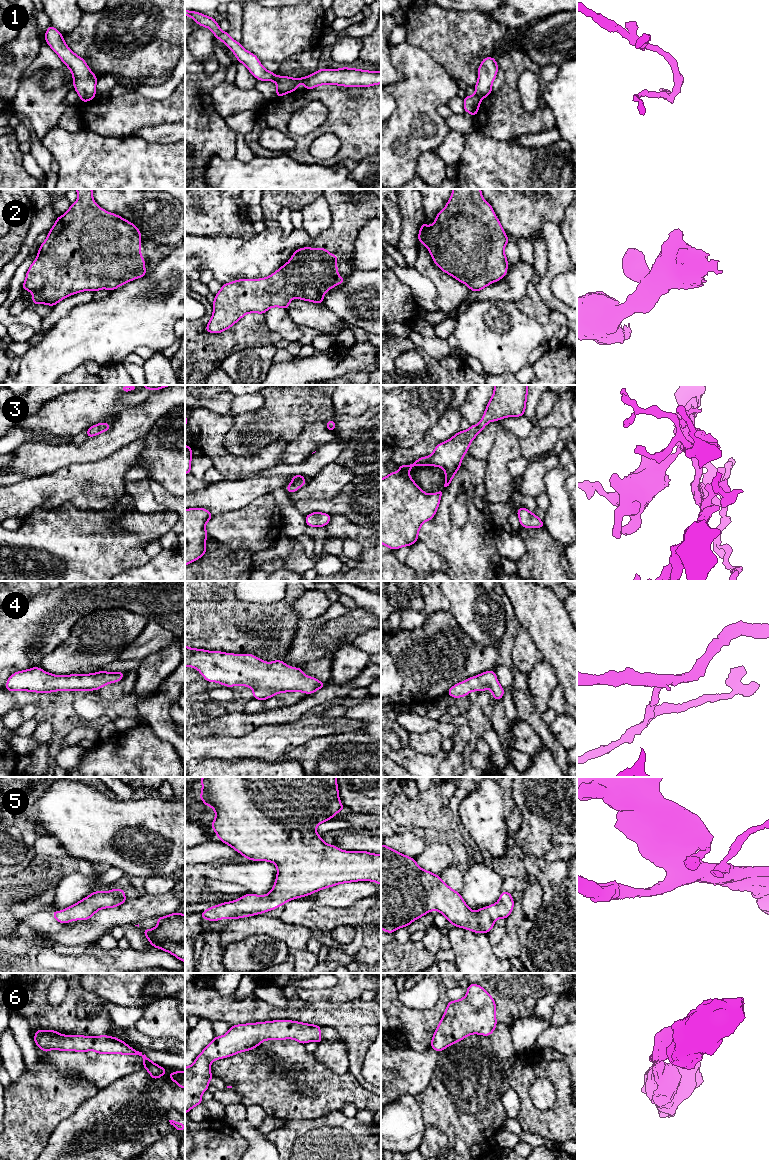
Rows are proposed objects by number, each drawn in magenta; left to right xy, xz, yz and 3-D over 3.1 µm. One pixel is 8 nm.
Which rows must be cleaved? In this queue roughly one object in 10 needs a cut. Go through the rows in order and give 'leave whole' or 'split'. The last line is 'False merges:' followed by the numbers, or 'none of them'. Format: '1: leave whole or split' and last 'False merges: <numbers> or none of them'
1: split
2: leave whole
3: leave whole
4: leave whole
5: leave whole
6: leave whole
False merges: 1

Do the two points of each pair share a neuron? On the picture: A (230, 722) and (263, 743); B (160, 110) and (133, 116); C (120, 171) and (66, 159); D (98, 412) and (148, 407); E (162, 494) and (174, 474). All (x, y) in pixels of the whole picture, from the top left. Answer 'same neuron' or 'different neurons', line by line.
A: different neurons
B: same neuron
C: same neuron
D: different neurons
E: different neurons

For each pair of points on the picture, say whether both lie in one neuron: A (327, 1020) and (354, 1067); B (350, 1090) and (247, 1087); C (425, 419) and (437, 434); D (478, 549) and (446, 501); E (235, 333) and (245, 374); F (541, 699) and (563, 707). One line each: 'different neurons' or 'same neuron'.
A: same neuron
B: same neuron
C: different neurons
D: same neuron
E: different neurons
F: different neurons

